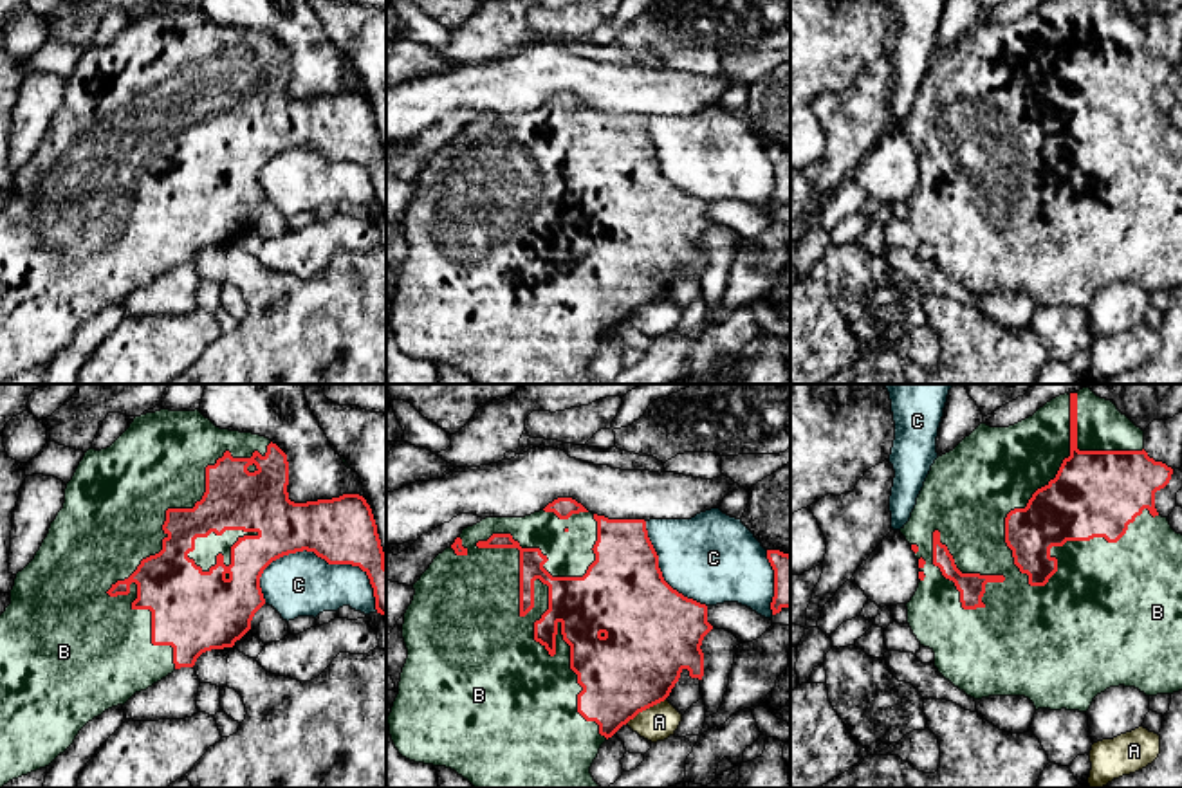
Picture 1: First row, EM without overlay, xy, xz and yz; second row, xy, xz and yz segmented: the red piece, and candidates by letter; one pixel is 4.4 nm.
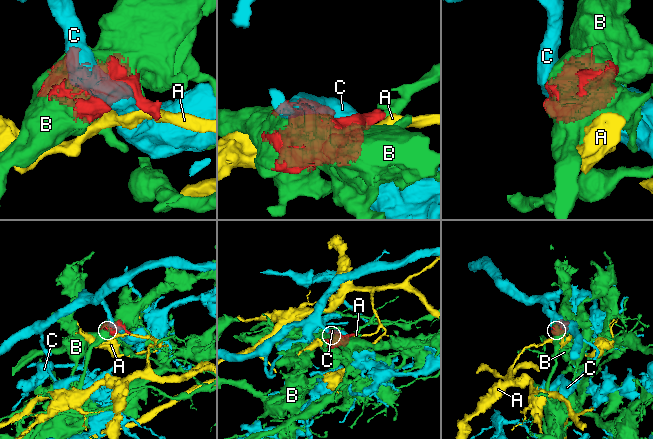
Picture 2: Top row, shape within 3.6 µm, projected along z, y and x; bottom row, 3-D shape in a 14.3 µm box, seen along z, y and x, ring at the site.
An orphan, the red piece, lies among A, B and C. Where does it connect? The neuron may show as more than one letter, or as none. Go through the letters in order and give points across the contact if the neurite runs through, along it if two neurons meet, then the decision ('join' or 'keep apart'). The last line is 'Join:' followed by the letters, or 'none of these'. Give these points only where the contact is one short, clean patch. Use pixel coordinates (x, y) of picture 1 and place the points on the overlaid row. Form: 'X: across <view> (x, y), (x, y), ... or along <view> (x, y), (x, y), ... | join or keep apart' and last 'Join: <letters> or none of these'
A: keep apart
B: join
C: keep apart
Join: B

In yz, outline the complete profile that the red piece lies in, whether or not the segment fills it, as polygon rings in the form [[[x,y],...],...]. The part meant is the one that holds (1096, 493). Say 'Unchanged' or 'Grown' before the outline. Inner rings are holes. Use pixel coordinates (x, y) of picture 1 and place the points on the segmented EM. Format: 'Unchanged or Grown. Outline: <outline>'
Grown. Outline: [[[1090,388],[1065,393],[1032,417],[1009,426],[980,424],[953,451],[938,456],[917,498],[910,521],[900,534],[919,559],[919,588],[908,608],[908,624],[920,642],[935,653],[935,667],[955,687],[974,700],[989,696],[1025,696],[1036,710],[1086,712],[1094,698],[1110,687],[1135,687],[1146,696],[1182,691],[1182,534],[1155,509],[1155,492],[1171,480],[1173,469],[1155,462],[1144,451],[1144,431],[1122,415],[1112,400],[1097,397]]]

